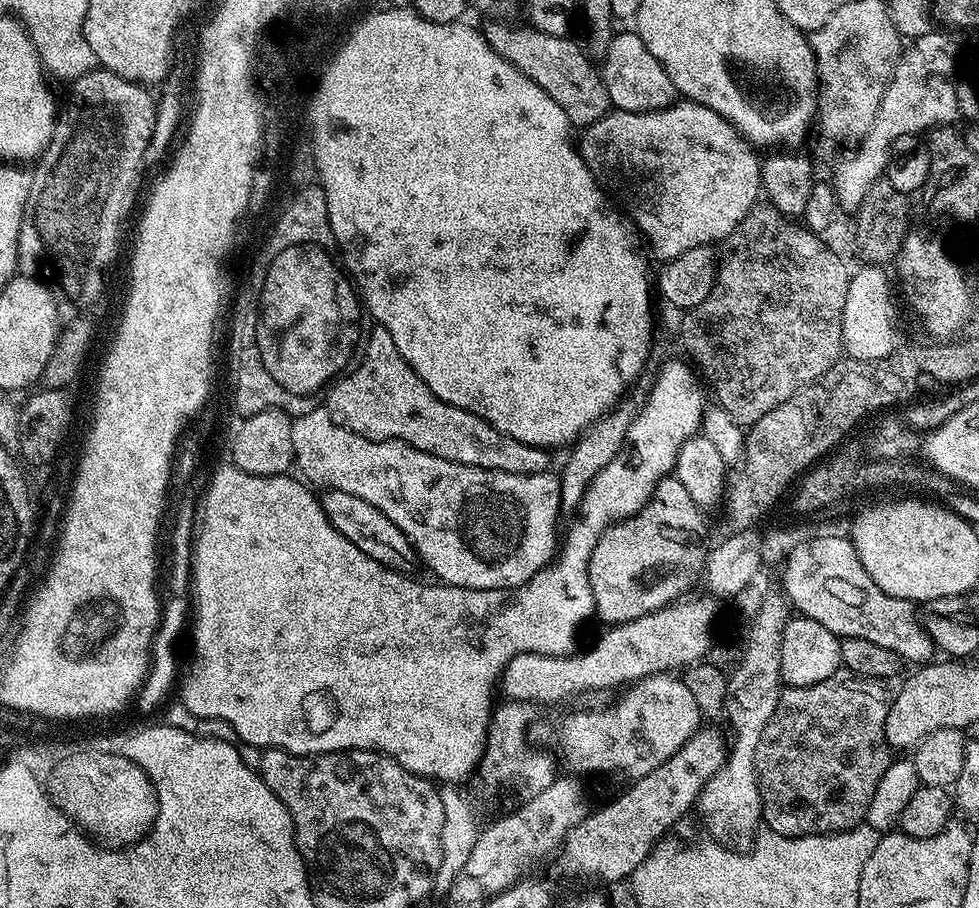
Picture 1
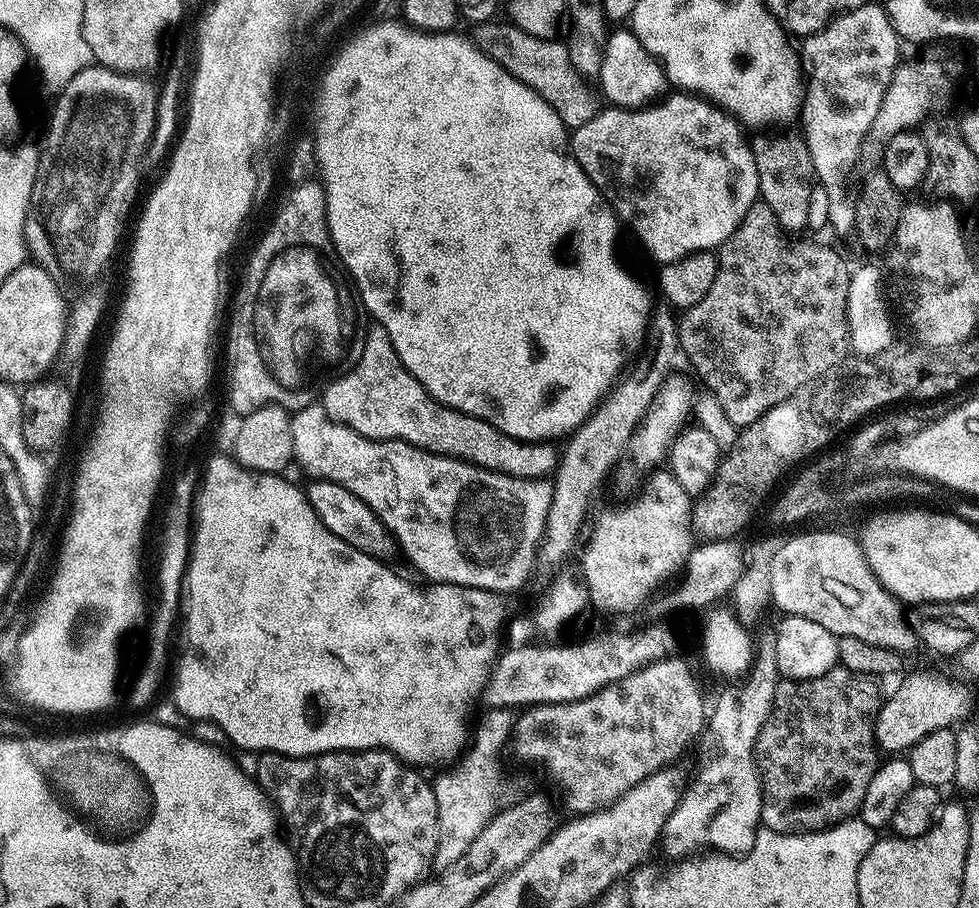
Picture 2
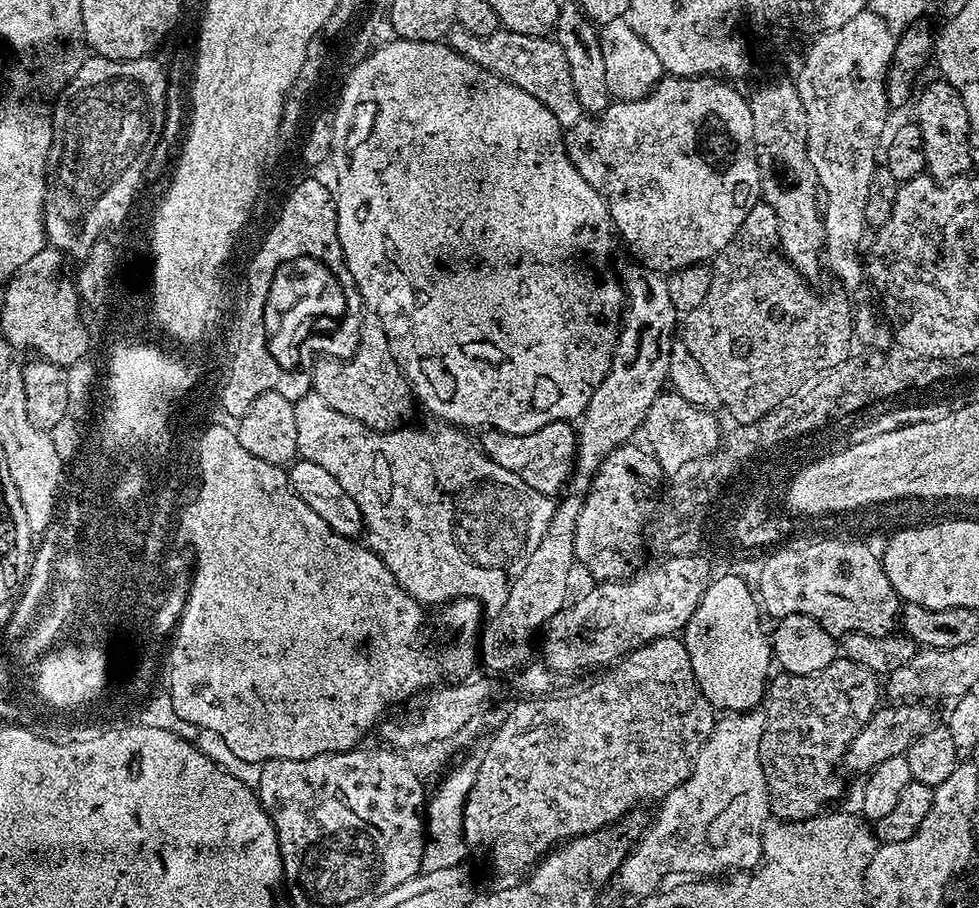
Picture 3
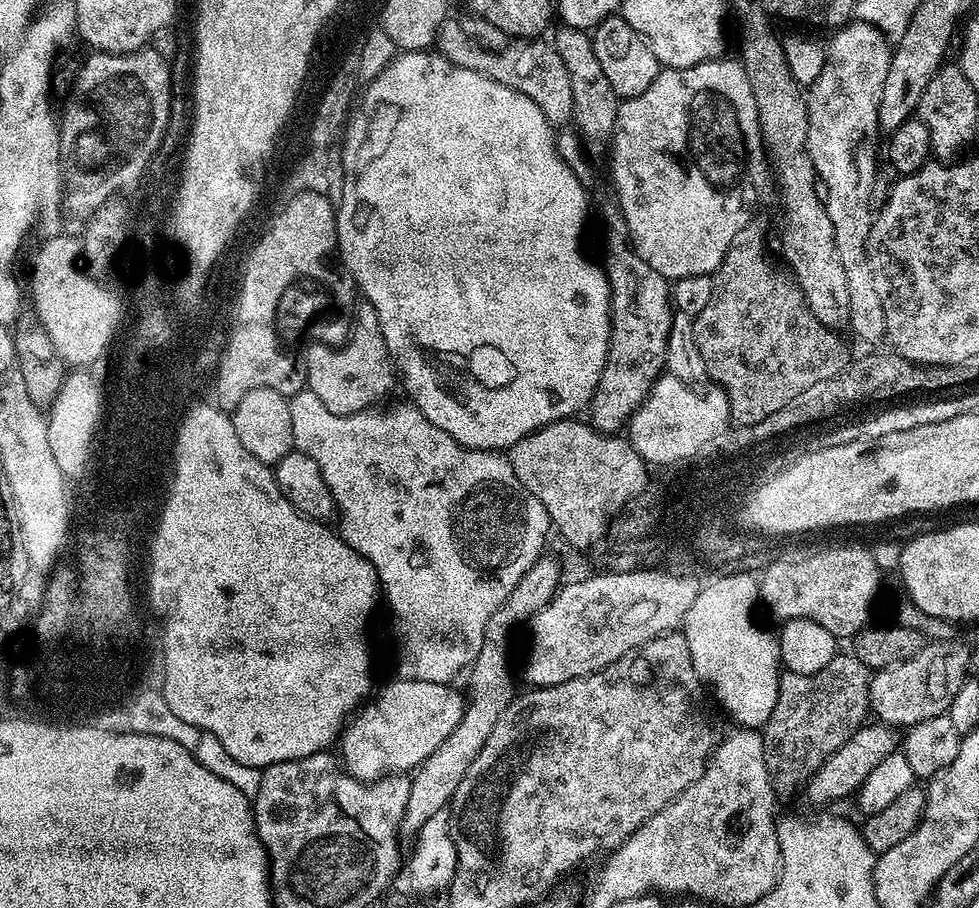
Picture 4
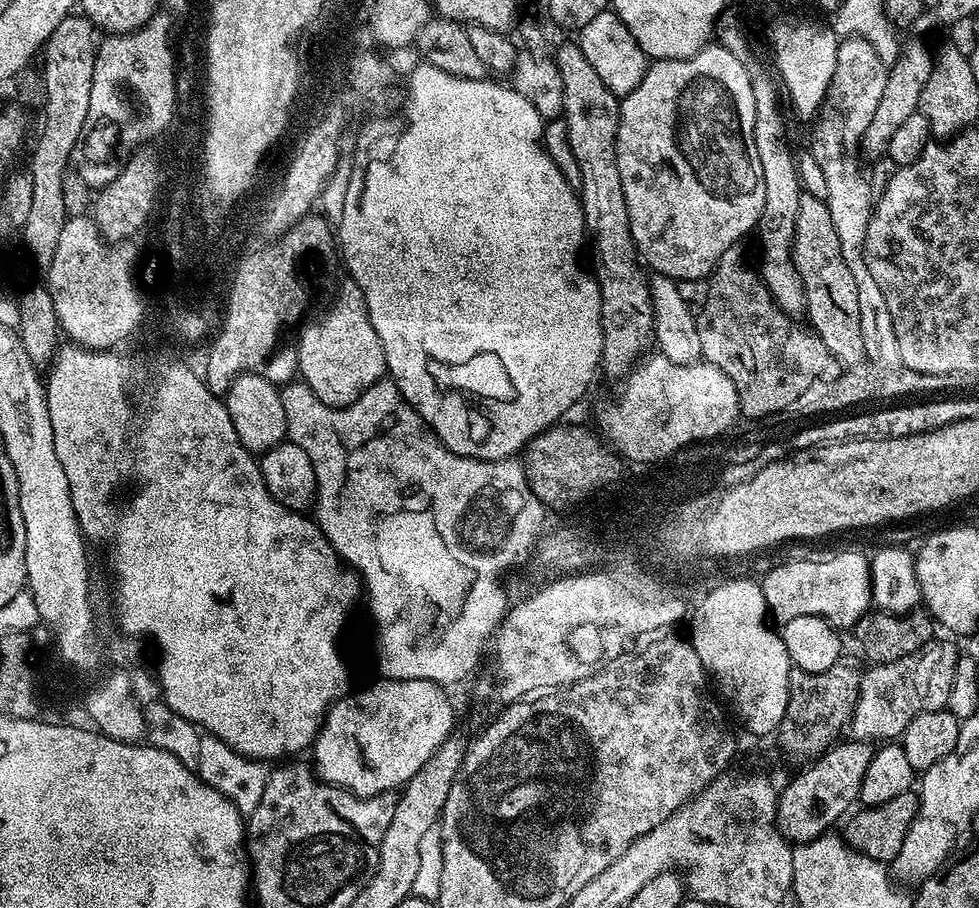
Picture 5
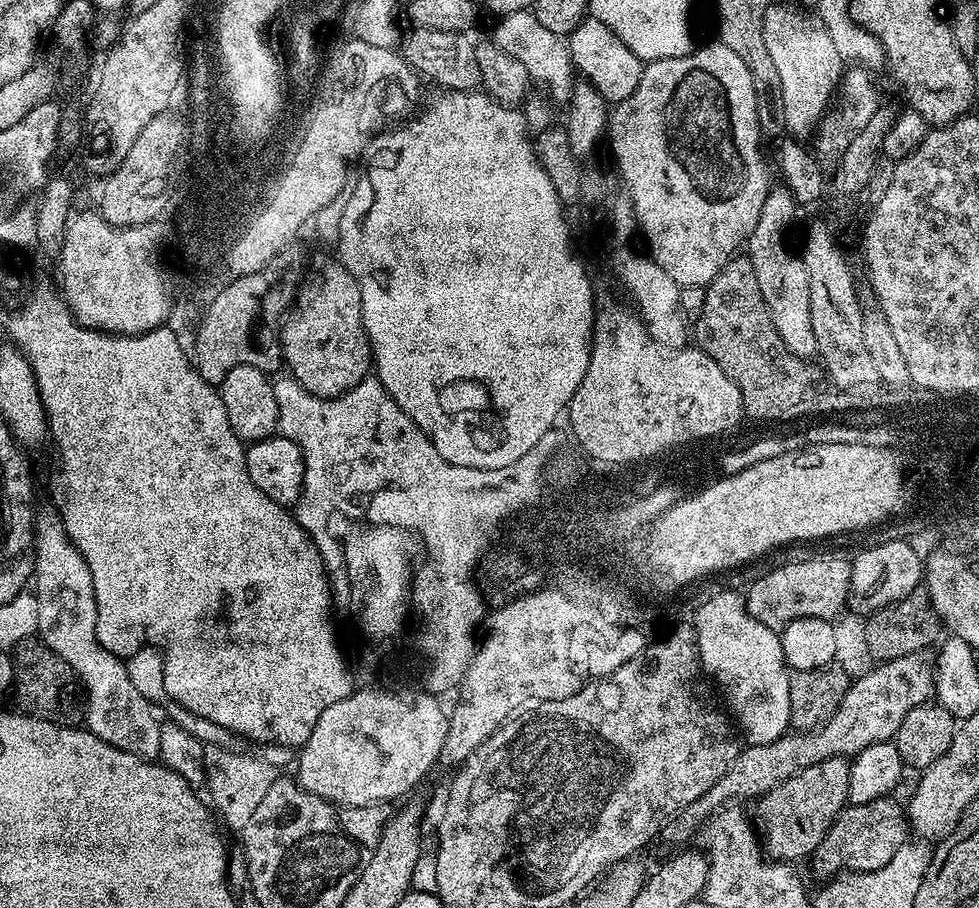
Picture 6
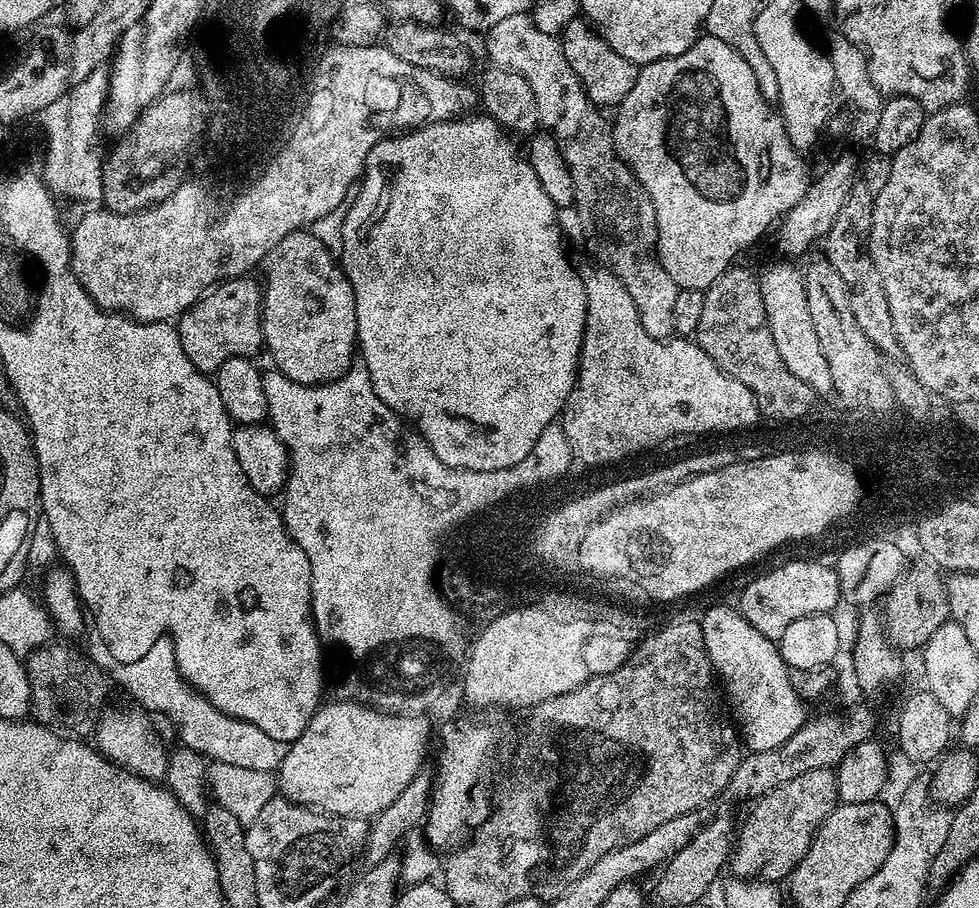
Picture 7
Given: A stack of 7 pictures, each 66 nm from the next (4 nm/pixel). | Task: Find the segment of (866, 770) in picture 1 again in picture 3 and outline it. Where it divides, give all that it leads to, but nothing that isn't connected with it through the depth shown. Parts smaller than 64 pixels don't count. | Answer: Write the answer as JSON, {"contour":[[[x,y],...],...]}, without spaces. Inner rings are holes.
{"contour":[[[837,658],[818,674],[790,674],[777,671],[767,682],[766,711],[764,712],[764,737],[760,743],[760,761],[762,774],[766,774],[770,812],[775,819],[808,820],[818,816],[829,807],[831,800],[836,800],[844,792],[844,784],[840,780],[832,780],[832,775],[844,763],[844,755],[858,734],[862,734],[862,726],[870,722],[876,709],[881,707],[882,680],[877,673],[866,670],[866,666],[858,666],[858,662],[847,658]],[[800,718],[800,746],[794,740],[794,726],[798,726]]]}

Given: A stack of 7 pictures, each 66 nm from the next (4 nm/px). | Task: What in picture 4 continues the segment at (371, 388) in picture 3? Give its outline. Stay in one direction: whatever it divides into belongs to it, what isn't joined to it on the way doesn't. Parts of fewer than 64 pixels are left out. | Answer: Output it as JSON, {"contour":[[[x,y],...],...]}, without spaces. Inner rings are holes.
{"contour":[[[366,302],[357,303],[354,309],[352,334],[339,346],[331,344],[312,344],[303,353],[302,362],[308,375],[307,391],[313,392],[330,410],[330,414],[349,416],[365,412],[367,408],[387,401],[392,387],[397,387],[398,373],[388,353],[386,338],[382,338],[382,326],[374,306]]]}

